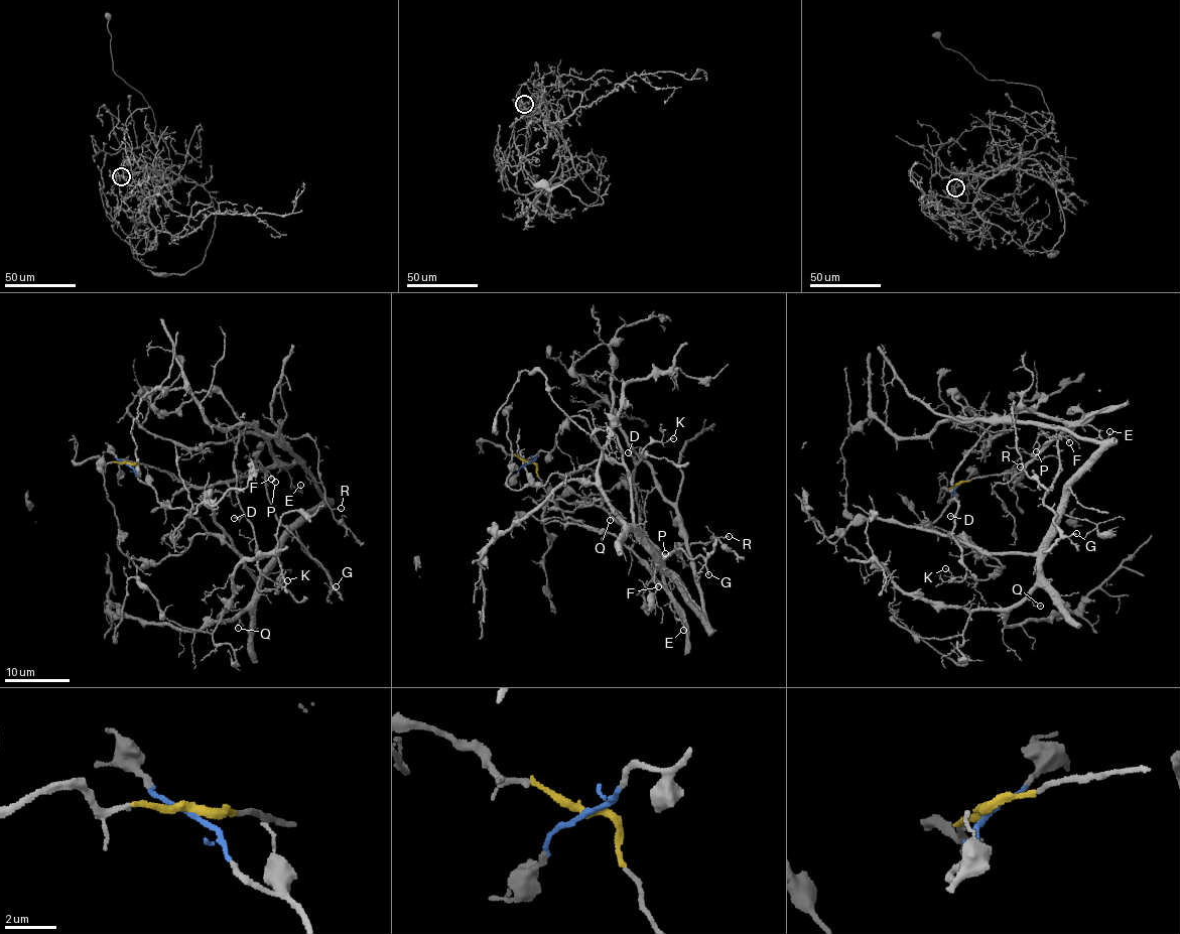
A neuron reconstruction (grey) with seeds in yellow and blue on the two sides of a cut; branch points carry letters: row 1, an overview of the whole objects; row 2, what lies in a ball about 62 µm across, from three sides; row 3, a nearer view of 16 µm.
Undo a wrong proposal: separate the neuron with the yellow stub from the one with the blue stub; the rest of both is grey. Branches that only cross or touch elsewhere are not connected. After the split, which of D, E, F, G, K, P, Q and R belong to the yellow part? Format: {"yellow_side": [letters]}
{"yellow_side": ["D", "E", "F", "G", "K", "P", "R"]}

